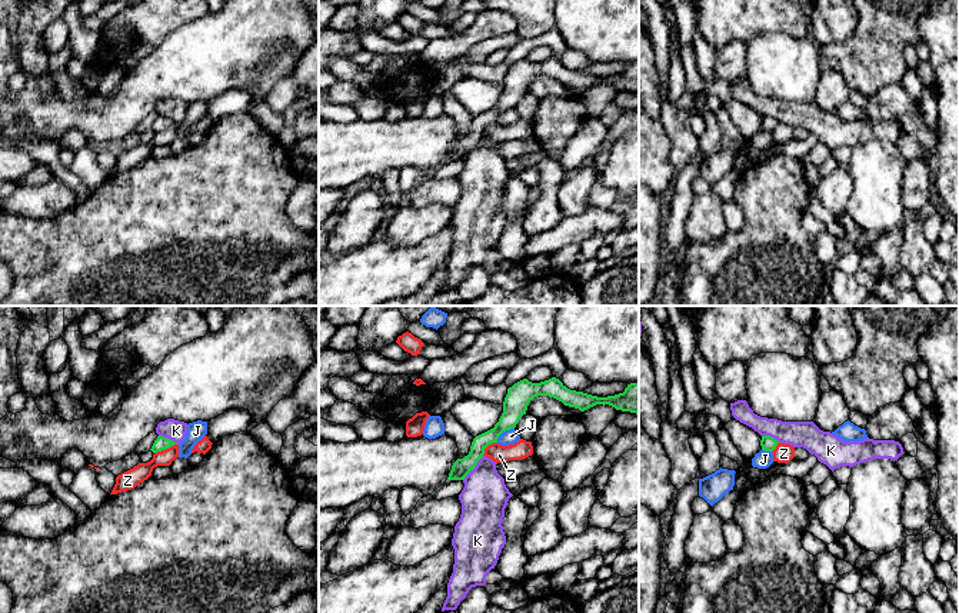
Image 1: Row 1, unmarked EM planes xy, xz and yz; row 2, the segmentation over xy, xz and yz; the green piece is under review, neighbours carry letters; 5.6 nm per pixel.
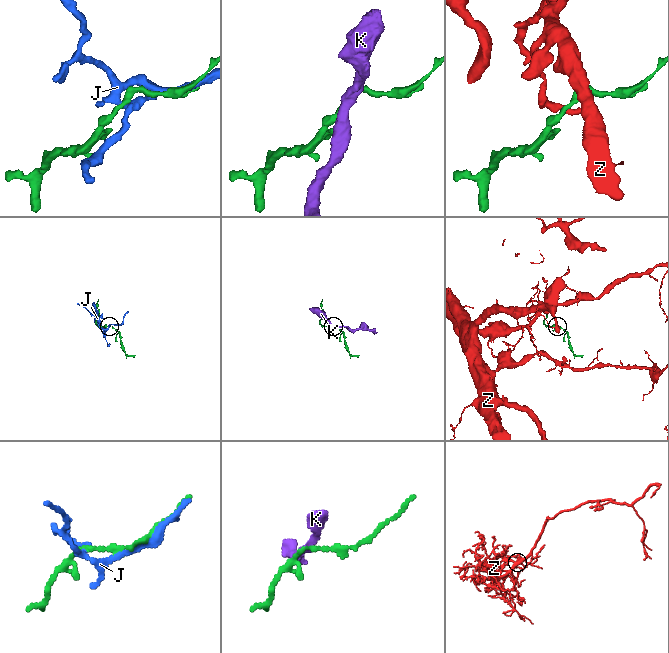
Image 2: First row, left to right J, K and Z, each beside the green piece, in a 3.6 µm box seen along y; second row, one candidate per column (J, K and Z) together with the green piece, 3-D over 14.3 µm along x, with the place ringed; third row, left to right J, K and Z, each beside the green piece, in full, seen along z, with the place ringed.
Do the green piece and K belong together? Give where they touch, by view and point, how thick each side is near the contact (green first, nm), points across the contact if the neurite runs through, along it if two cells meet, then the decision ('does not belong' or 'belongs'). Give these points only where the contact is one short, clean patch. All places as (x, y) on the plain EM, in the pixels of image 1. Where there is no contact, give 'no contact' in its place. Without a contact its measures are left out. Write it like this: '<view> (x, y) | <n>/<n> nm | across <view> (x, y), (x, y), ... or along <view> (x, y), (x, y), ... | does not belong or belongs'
xz (473, 147) | 100/260 nm | along xz (483, 136), (463, 160) | does not belong

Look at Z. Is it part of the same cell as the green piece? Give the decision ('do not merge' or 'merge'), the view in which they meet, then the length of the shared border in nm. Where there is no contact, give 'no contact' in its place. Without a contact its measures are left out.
do not merge; contact in xy; length 140 nm

